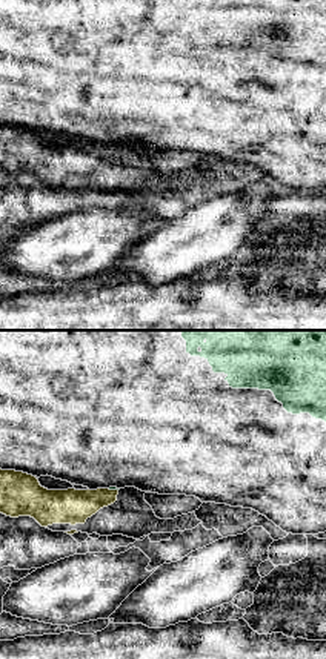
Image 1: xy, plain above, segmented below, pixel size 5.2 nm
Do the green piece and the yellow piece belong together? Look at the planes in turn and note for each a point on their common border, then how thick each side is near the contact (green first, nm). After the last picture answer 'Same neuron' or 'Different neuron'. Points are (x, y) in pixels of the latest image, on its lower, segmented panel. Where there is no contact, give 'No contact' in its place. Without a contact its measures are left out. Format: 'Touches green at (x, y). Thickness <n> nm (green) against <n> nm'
Touches green at (113, 489). Thickness 20 nm (green) against 180 nm

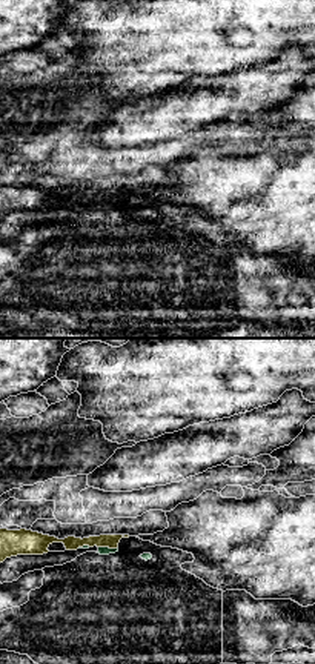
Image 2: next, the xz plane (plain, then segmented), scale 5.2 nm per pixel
Touches green at (108, 547). Thickness 50 nm (green) against 80 nm

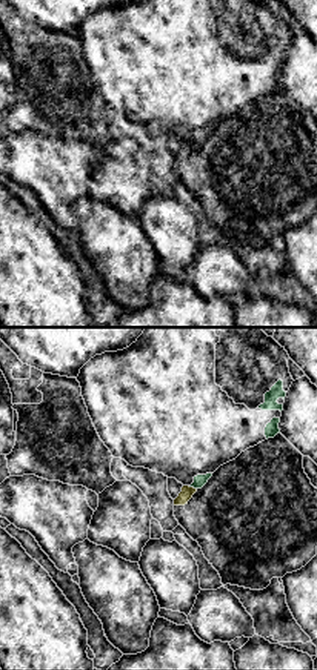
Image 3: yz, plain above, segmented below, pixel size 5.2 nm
Touches green at (193, 486). Thickness 60 nm (green) against 70 nm

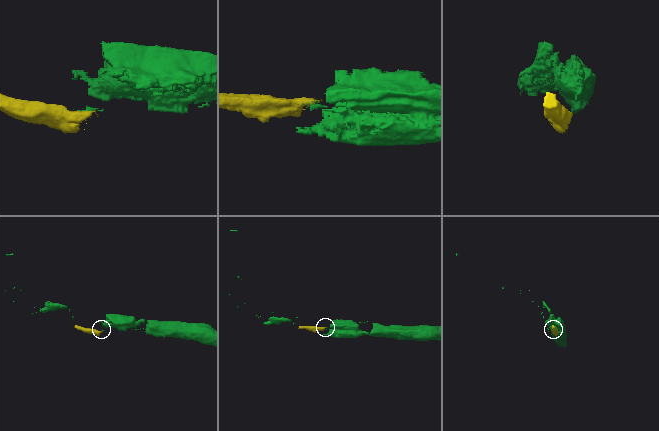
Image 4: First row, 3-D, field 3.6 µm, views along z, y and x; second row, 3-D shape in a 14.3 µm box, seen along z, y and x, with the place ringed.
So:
Different neuron

